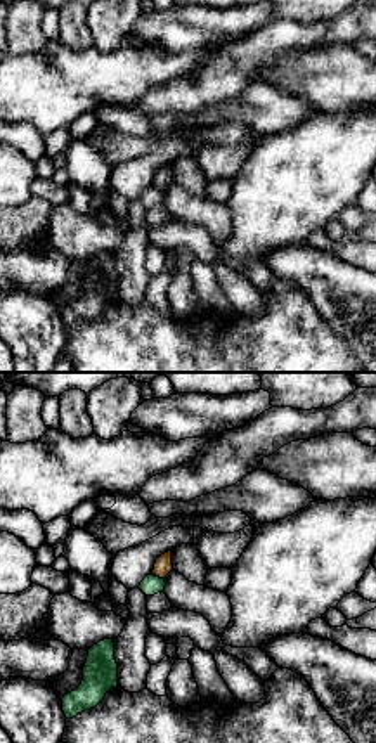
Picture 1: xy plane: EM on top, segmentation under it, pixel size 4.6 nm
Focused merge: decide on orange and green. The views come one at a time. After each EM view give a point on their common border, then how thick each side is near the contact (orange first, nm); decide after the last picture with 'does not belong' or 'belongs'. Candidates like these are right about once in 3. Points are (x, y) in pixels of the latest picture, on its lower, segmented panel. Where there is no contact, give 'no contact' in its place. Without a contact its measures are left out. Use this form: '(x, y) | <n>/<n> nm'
(158, 575) | 80/90 nm

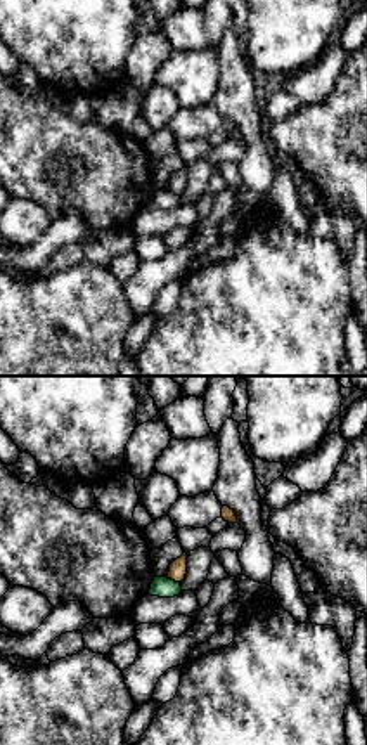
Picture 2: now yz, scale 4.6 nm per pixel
(173, 579) | 80/100 nm

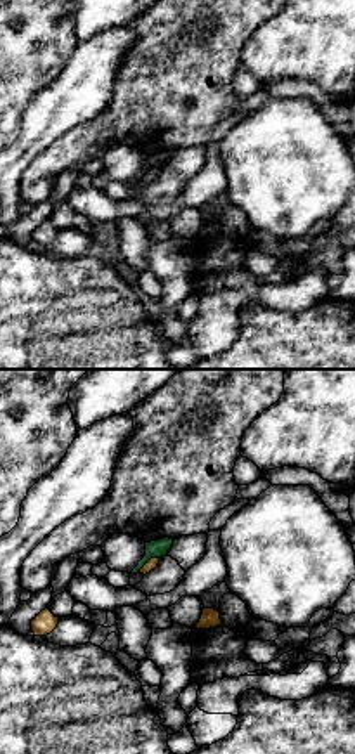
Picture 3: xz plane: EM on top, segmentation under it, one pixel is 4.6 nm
(148, 562) | 50/80 nm

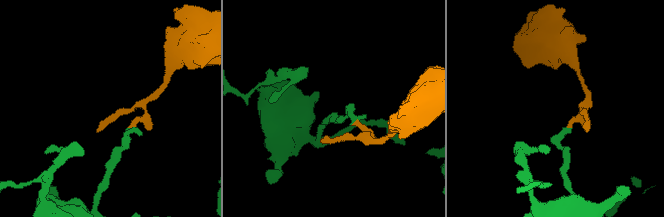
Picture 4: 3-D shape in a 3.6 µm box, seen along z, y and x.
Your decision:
does not belong

